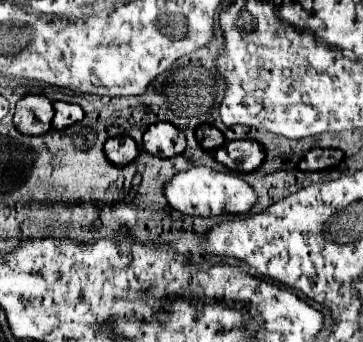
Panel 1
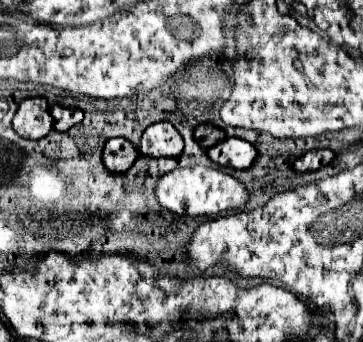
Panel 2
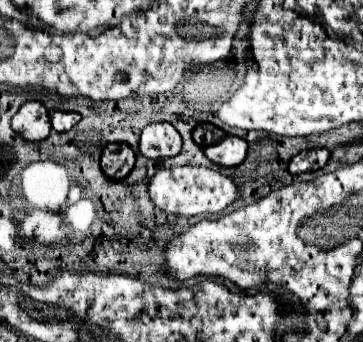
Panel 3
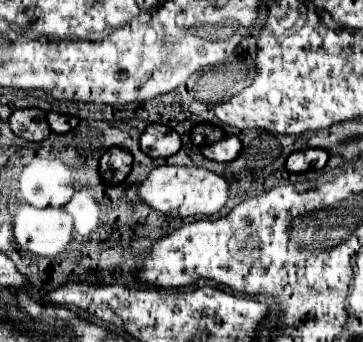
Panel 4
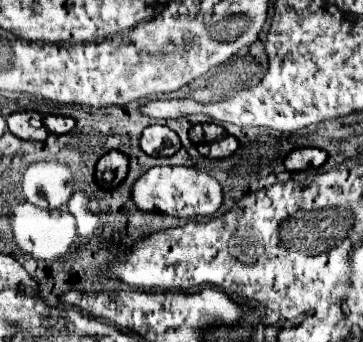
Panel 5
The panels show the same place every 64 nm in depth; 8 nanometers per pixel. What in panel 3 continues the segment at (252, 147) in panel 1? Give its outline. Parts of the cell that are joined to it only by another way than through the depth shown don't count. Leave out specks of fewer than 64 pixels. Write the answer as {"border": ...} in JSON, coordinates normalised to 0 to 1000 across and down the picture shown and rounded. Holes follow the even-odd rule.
{"border":[[[623,398],[601,421],[584,421],[562,439],[573,468],[606,485],[661,485],[683,450],[683,415],[656,398]]]}

